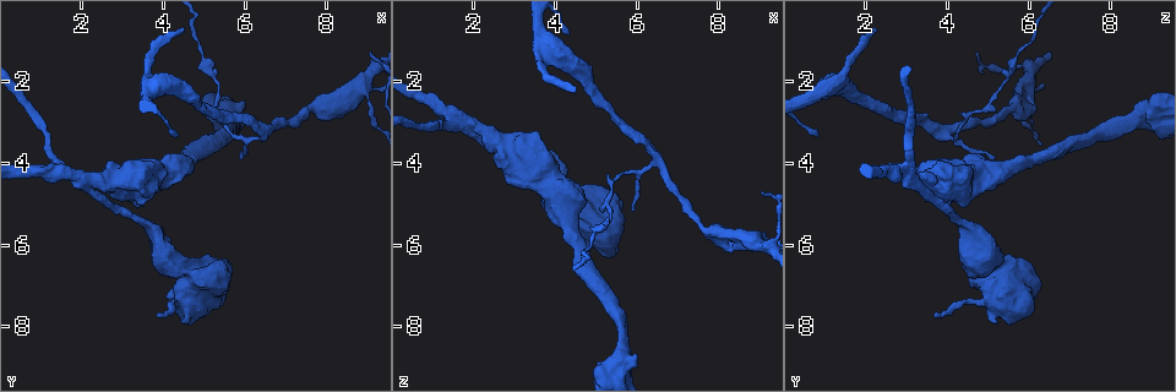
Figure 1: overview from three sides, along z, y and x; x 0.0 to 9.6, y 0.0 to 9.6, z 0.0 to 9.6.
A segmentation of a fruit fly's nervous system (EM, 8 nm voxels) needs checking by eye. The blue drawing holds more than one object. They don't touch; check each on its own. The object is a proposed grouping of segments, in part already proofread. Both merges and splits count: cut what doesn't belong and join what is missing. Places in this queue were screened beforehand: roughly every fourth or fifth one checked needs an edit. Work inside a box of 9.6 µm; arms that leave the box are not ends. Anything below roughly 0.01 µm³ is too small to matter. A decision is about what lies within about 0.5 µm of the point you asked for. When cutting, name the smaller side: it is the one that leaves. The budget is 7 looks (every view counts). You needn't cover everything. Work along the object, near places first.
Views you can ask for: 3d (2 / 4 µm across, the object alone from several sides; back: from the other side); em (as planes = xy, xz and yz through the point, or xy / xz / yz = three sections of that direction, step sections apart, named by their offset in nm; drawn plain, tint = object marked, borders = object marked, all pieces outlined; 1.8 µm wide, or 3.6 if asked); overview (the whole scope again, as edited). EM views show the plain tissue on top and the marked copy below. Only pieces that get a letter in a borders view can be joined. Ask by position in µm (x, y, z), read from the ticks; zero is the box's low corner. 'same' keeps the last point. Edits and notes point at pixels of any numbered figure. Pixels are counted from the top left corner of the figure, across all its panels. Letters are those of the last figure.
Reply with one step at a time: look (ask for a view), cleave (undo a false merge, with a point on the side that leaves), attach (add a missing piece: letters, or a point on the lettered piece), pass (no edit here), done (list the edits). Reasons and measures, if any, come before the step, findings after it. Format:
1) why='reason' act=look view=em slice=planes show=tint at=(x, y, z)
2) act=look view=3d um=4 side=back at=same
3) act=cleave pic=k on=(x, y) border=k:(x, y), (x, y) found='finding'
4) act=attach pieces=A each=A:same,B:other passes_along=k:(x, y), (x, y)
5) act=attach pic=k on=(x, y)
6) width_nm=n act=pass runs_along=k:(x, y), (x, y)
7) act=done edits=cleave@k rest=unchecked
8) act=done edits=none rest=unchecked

why='an open end' act=look view=3d um=4 at=(4.45, 0.70, 2.20)

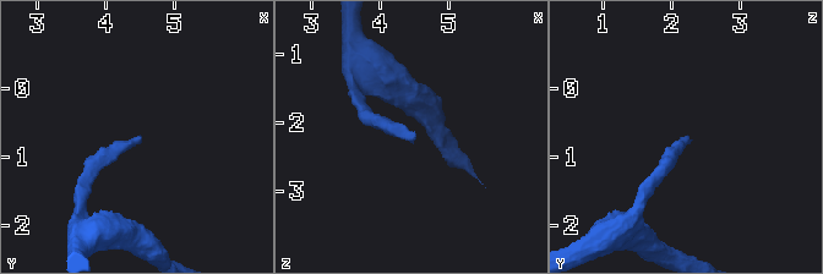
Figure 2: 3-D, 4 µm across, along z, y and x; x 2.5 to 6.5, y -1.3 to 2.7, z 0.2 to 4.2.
why='need the tissue' act=look view=em slice=yz step=8 show=tint at=(4.45, 0.65, 2.25)

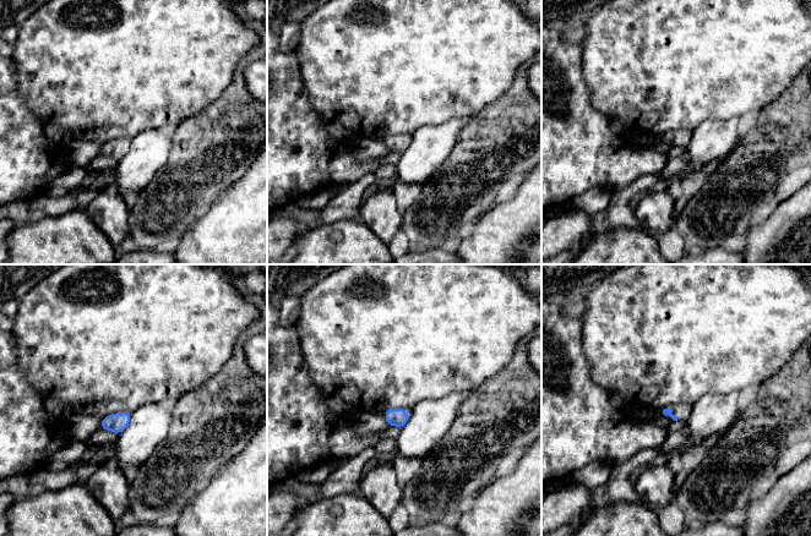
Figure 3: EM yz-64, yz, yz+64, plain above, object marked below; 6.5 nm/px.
why='cut it another way' act=look view=em slice=planes show=borders at=same

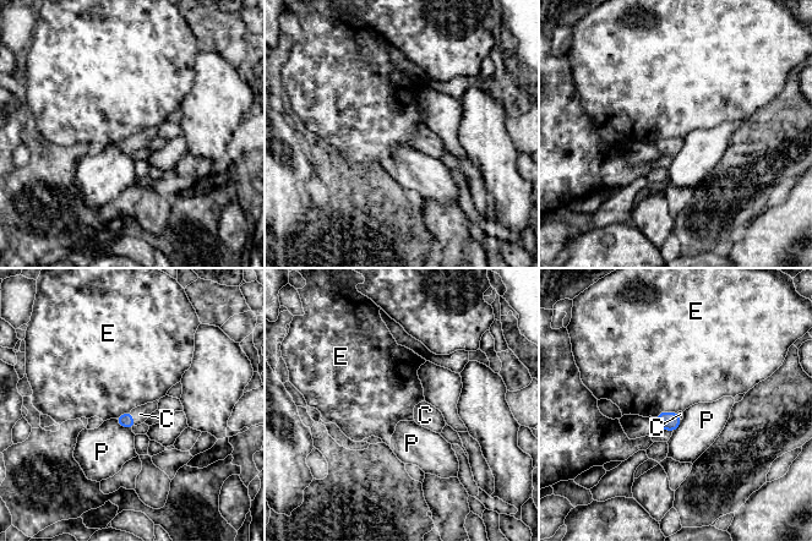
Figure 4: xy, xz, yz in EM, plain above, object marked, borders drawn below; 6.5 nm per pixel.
longest_contact=E:150nm act=attach pieces=C each=C:same,E:other,P:other passes_along=4:(125, 420), (132, 419), (140, 414) found='the cell continues'

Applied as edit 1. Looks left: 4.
act=look view=overview

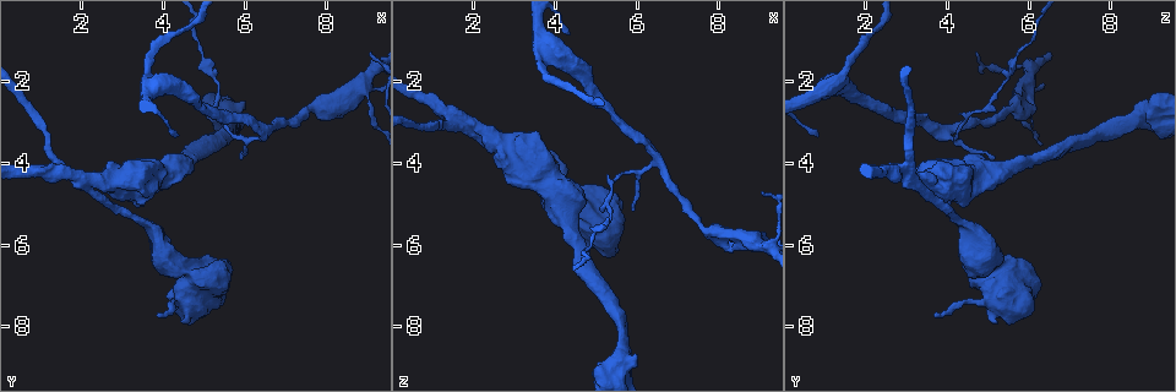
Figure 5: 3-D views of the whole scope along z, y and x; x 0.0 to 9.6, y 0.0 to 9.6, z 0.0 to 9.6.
why='thin end' act=look view=3d um=4 at=(9.15, 1.25, 4.70)

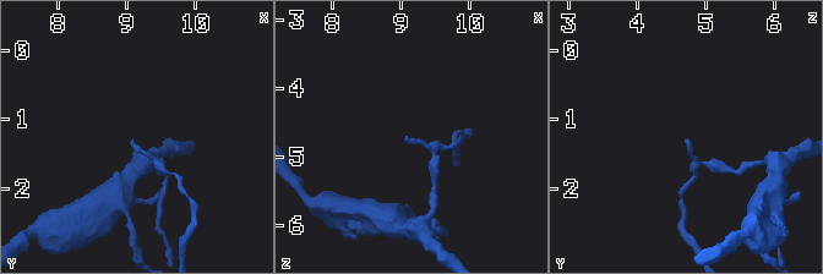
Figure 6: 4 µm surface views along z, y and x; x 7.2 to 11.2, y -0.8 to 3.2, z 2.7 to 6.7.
why='now the EM' act=look view=em slice=planes show=borders at=(9.10, 1.25, 4.75)

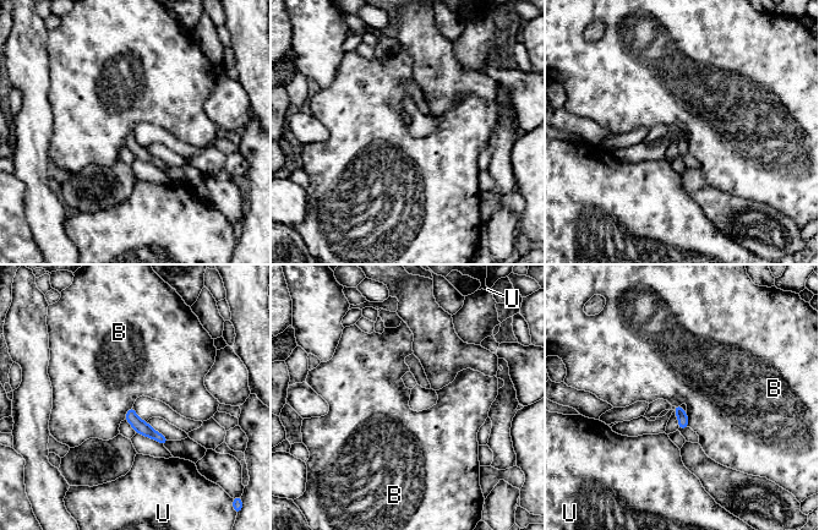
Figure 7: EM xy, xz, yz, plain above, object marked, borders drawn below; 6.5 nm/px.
act=pass each=B:other,U:other border=7:(132, 405), (124, 419) found='no lettered piece goes on from it'

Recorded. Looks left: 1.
act=done edits=attach@4 rest=unchecked

